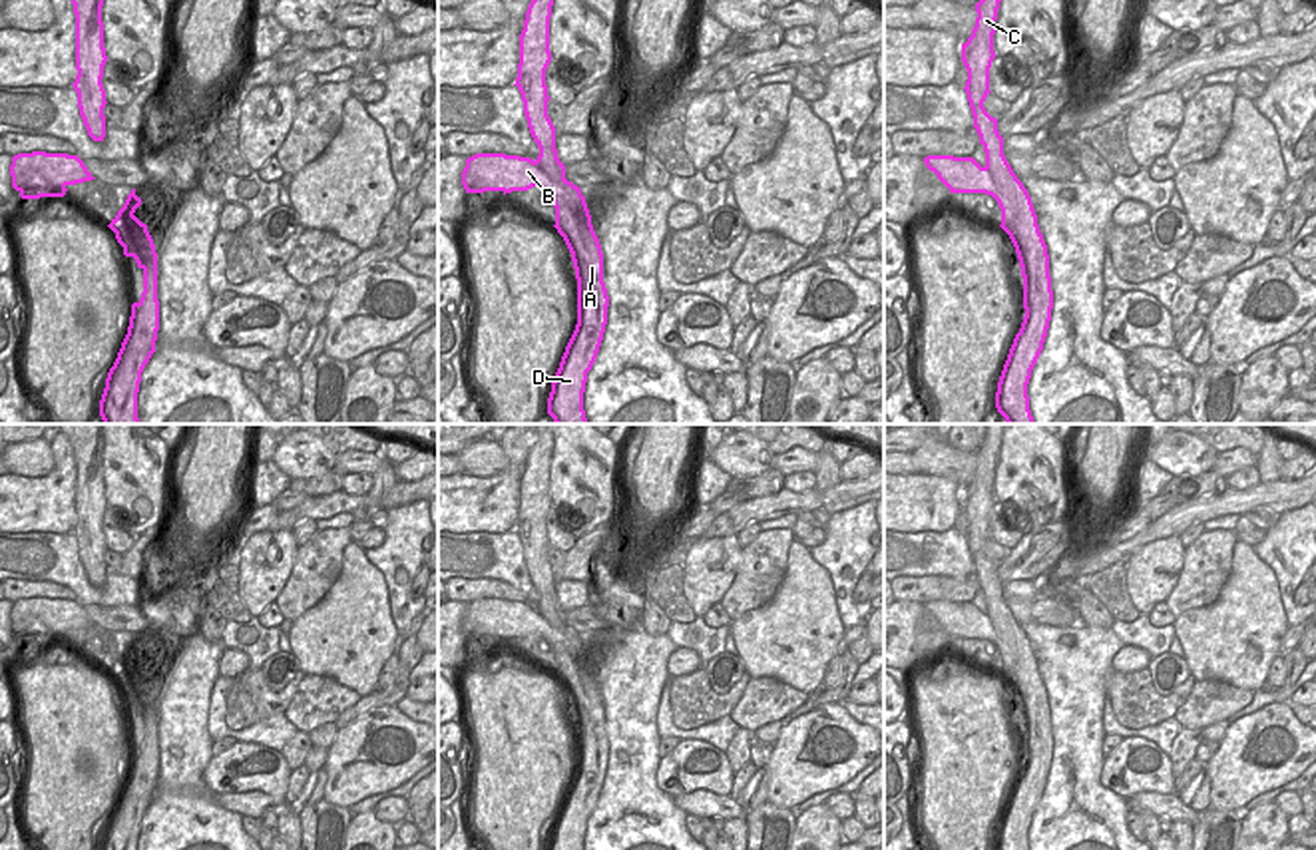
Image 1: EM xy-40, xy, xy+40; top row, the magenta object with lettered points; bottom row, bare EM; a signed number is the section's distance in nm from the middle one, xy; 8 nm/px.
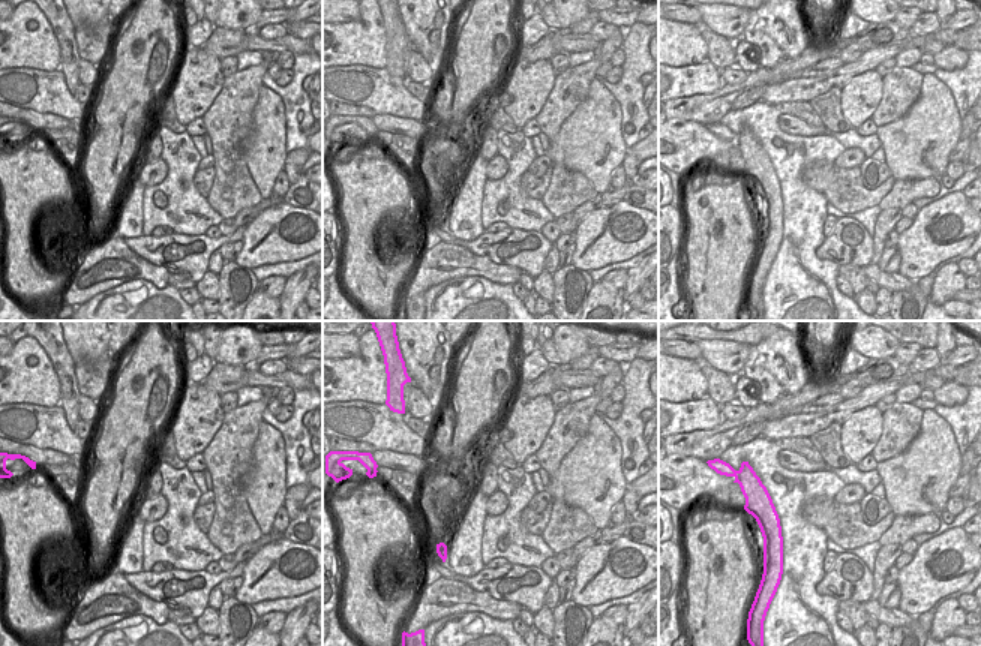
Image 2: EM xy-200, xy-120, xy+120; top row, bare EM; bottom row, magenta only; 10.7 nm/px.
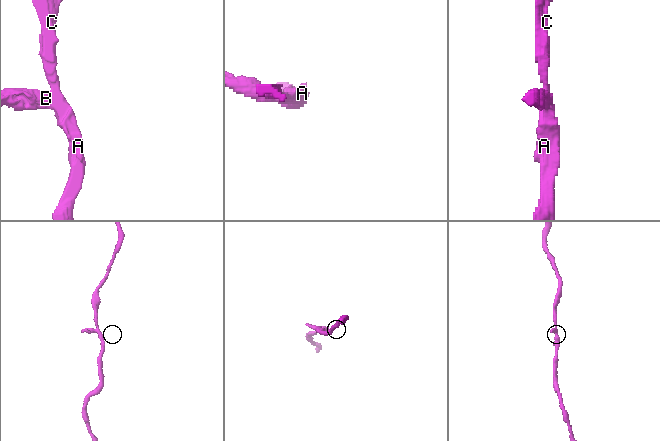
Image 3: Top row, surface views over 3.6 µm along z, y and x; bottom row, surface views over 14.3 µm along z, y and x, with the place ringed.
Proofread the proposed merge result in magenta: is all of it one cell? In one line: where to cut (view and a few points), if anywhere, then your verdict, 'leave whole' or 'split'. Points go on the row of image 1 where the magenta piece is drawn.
cut xy (536, 160), (564, 190), (564, 198); split

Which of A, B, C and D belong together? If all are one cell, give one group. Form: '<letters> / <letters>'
A C D / B

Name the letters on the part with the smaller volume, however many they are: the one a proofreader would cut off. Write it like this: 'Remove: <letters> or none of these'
Remove: B

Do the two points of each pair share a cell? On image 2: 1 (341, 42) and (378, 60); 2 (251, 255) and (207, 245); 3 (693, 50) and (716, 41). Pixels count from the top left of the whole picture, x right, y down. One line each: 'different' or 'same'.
1: same
2: different
3: different

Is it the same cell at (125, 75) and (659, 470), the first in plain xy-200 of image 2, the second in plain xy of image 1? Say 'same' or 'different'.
same

